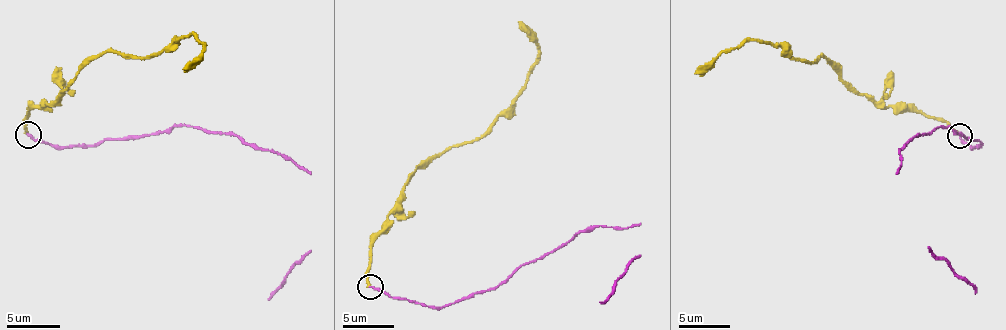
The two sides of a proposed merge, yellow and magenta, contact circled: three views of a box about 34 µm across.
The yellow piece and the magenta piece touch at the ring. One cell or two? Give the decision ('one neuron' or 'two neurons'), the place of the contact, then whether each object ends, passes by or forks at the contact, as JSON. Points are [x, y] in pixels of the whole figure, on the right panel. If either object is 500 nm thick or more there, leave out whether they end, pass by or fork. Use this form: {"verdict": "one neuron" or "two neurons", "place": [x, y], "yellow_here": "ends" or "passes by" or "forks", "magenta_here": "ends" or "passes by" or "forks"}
{"verdict": "two neurons", "place": [960, 136], "yellow_here": "ends", "magenta_here": "ends"}

